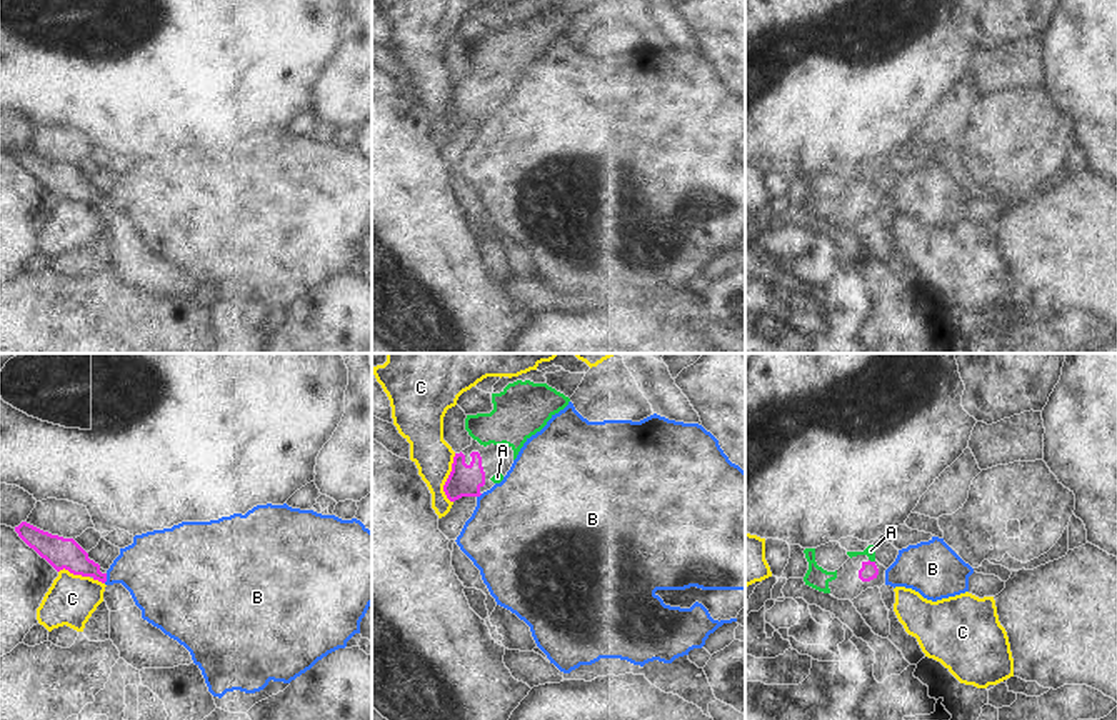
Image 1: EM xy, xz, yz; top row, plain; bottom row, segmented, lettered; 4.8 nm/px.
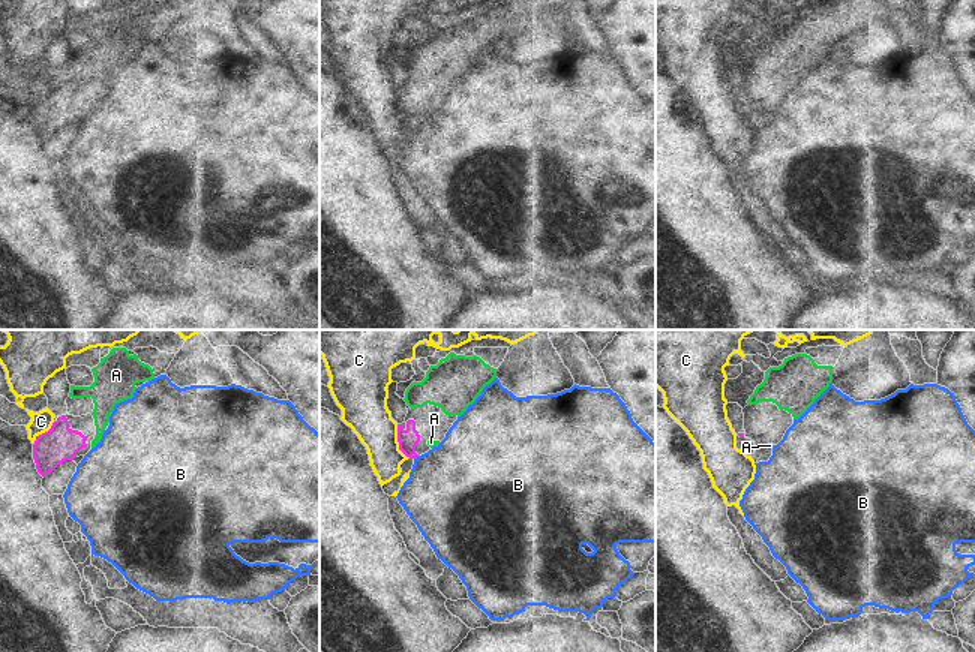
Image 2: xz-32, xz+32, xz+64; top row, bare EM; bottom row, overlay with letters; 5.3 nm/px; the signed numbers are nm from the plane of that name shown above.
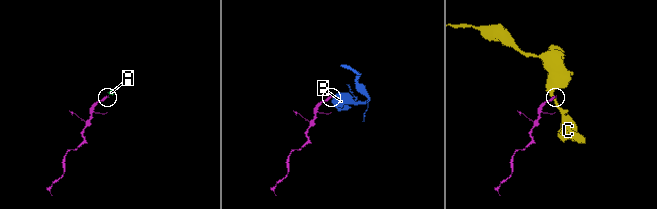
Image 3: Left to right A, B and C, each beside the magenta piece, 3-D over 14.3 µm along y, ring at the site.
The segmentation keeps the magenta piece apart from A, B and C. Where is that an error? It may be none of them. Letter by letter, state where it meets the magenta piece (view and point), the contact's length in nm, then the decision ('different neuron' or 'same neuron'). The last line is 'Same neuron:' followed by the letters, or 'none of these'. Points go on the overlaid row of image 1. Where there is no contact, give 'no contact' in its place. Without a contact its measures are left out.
A: meets magenta in yz at (872, 562); contact 40 nm long; same neuron
B: meets magenta in xy at (105, 579); contact 50 nm long; different neuron
C: meets magenta in xz at (447, 479); contact 240 nm long; different neuron
Same neuron: A

